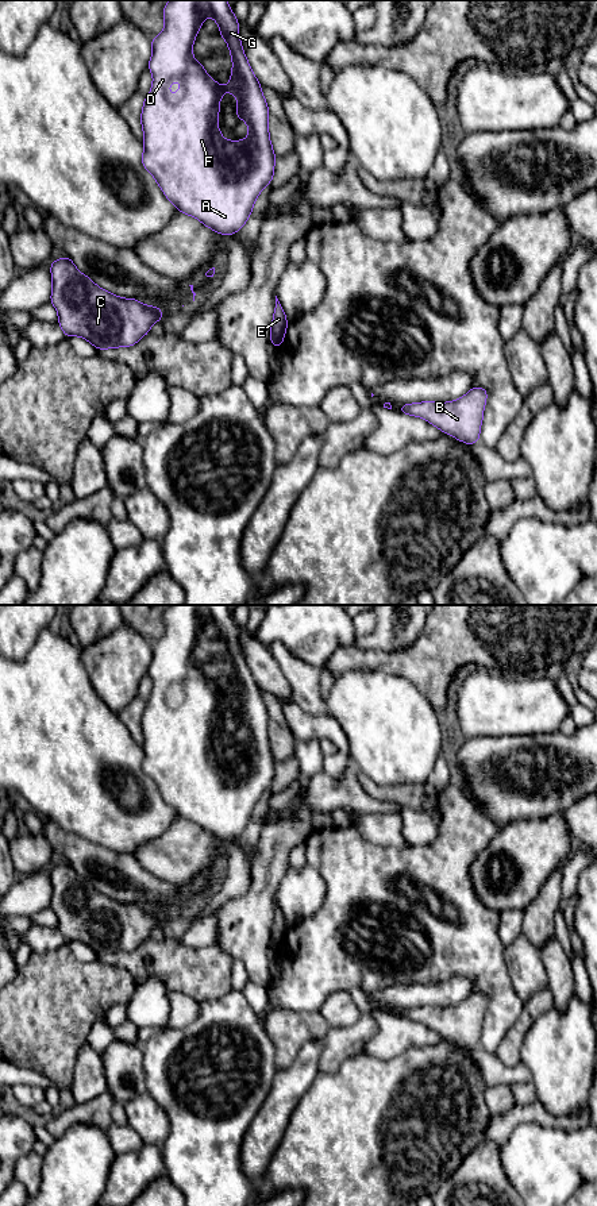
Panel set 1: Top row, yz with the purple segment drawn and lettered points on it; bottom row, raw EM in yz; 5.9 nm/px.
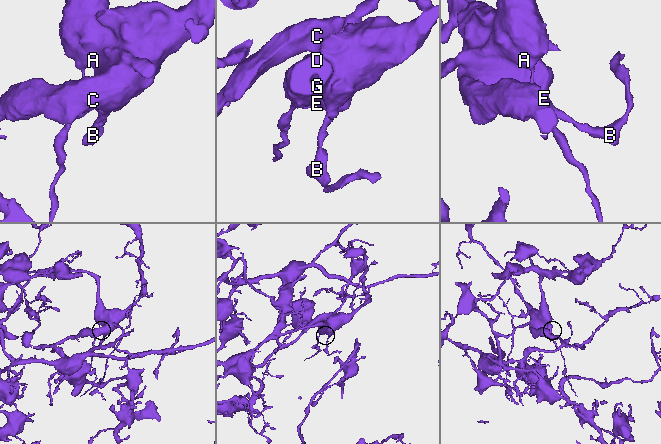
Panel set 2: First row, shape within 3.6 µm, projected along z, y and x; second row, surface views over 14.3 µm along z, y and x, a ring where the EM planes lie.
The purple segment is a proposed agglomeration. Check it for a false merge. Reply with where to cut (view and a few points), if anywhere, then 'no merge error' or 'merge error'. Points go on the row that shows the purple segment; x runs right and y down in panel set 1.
yz (272, 336), (282, 341) | merge error

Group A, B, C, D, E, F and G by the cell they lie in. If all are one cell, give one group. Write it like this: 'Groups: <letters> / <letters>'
Groups: A D F G / B C E

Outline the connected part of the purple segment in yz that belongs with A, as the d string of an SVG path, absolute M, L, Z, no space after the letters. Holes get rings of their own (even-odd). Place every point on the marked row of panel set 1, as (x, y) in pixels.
M170 0L163 7L163 19L163 31L151 39L153 53L149 61L149 70L153 74L153 85L149 96L143 99L140 115L143 128L142 165L180 212L196 217L217 234L234 235L246 224L257 197L273 180L276 154L269 135L267 103L243 51L239 38L239 22L227 0ZM207 16L215 19L220 36L227 42L231 53L232 70L230 82L226 86L209 77L201 62L197 62L192 53L194 38ZM176 80L180 81L181 89L174 96L170 96L169 86ZM226 90L238 97L235 115L249 126L249 135L244 140L227 140L219 130L219 101L223 100Z

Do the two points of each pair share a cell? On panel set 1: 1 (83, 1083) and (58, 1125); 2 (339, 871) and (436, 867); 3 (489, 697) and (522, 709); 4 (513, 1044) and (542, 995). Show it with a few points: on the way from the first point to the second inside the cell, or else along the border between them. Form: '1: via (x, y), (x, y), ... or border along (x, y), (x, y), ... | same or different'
1: border along (106, 1091), (88, 1101), (76, 1104) | different
2: via (364, 871), (393, 871), (407, 864), (412, 867) | same
3: via (497, 705), (513, 706) | same
4: via (517, 1032), (534, 1008) | same

